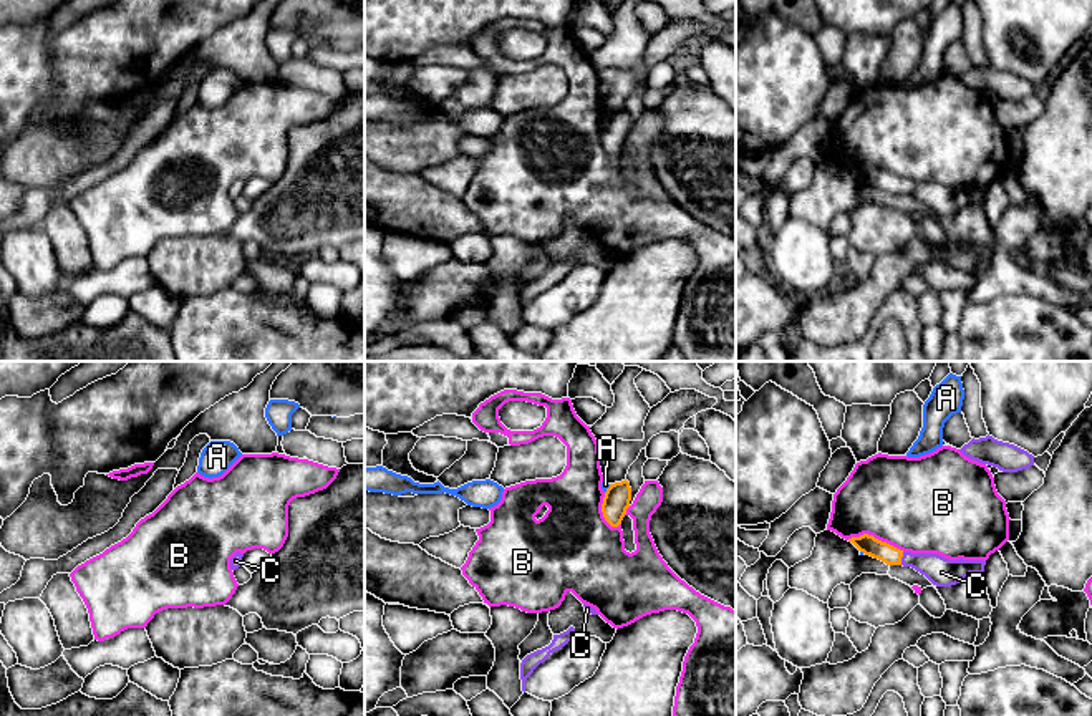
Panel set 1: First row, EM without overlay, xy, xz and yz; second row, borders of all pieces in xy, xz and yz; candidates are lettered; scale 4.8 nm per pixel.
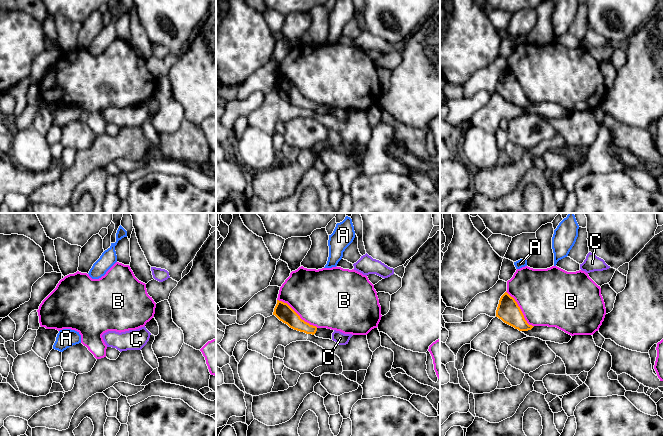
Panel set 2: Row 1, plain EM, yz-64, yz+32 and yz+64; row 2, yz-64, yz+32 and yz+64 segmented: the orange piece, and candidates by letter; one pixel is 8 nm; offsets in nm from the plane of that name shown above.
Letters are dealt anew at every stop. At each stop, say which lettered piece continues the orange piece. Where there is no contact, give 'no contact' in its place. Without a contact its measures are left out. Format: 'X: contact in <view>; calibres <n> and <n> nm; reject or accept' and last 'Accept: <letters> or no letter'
A: contact in xz; calibres 130 and 40 nm; reject
B: contact in yz; calibres 90 and 460 nm; reject
C: contact in yz; calibres 90 and 140 nm; accept
Accept: C

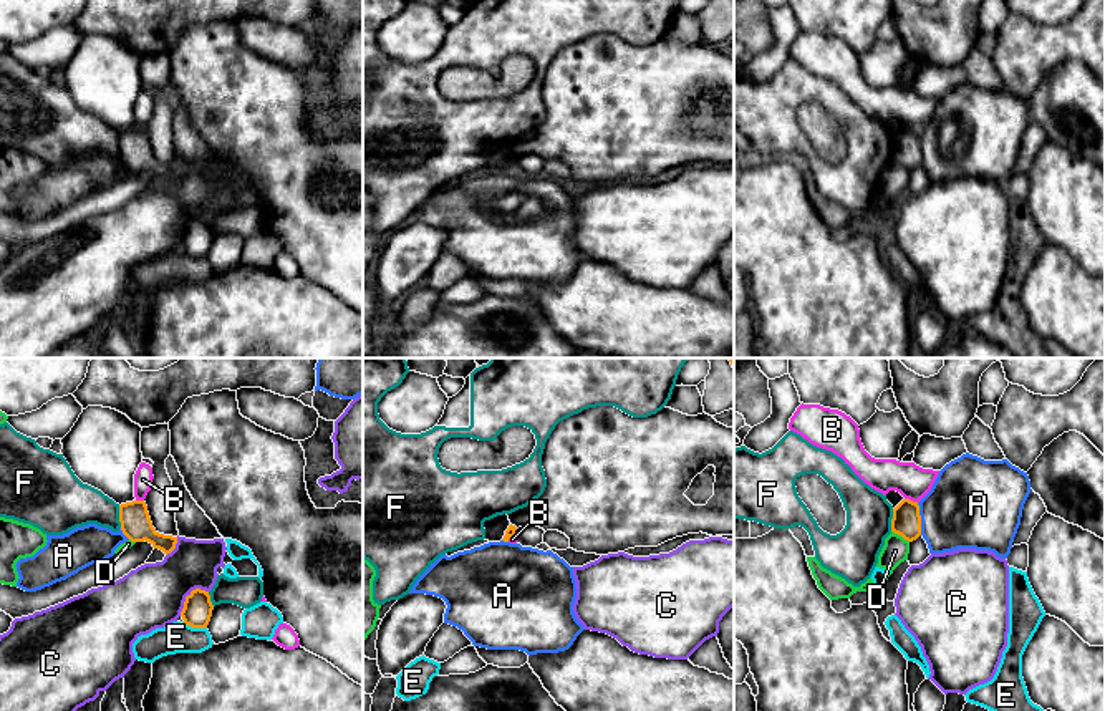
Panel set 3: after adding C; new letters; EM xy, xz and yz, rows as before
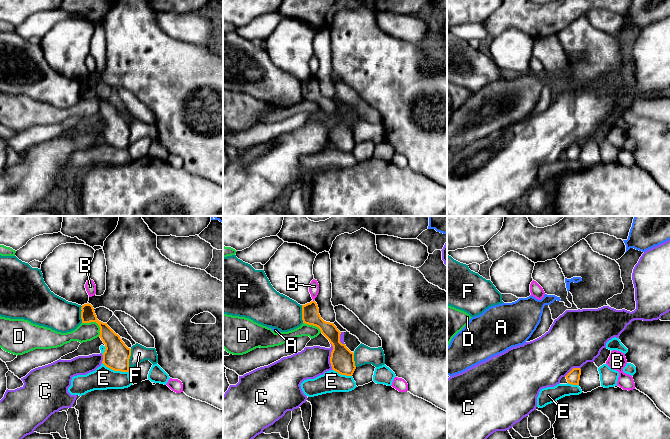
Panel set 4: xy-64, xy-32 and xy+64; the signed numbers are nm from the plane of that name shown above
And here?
A: contact in yz; calibres 140 and 420 nm; reject
B: contact in yz; calibres 140 and 170 nm; reject
C: contact in xy; calibres 140 and 320 nm; reject
D: contact in yz; calibres 140 and 130 nm; reject
E: contact in xy; calibres 140 and 150 nm; reject
F: contact in yz; calibres 140 and 240 nm; reject
Accept: no letter

